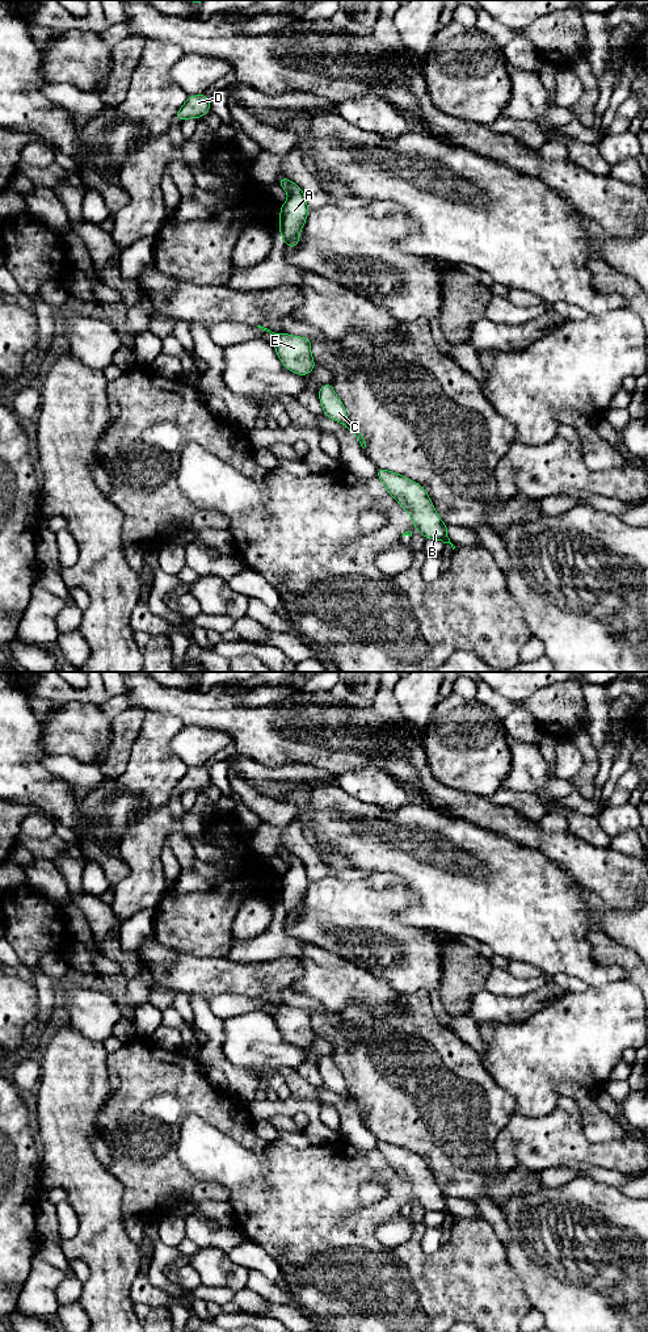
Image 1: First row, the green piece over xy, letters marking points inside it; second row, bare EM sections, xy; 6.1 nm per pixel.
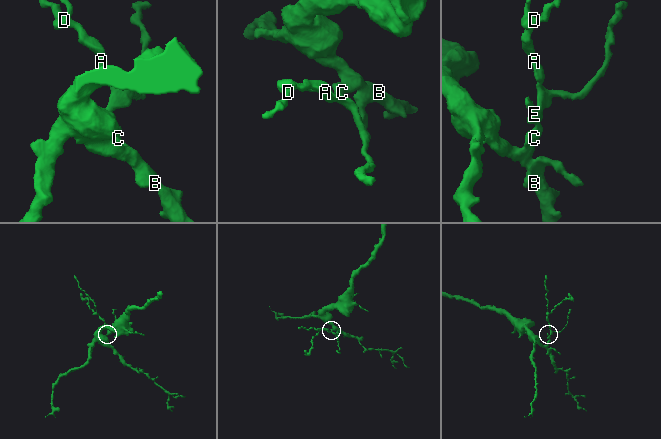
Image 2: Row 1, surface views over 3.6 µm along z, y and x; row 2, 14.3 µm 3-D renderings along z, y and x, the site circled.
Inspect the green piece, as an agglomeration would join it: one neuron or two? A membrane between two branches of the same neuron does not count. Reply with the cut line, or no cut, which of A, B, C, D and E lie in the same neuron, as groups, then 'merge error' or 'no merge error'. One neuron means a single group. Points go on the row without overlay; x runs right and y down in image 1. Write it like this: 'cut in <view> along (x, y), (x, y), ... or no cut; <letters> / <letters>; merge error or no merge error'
no cut; A B C D E; no merge error

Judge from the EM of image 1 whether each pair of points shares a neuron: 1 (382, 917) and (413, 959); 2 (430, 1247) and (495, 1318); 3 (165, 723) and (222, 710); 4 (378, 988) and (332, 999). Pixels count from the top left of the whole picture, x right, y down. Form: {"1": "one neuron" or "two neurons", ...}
{"1": "one neuron", "2": "two neurons", "3": "two neurons", "4": "one neuron"}

